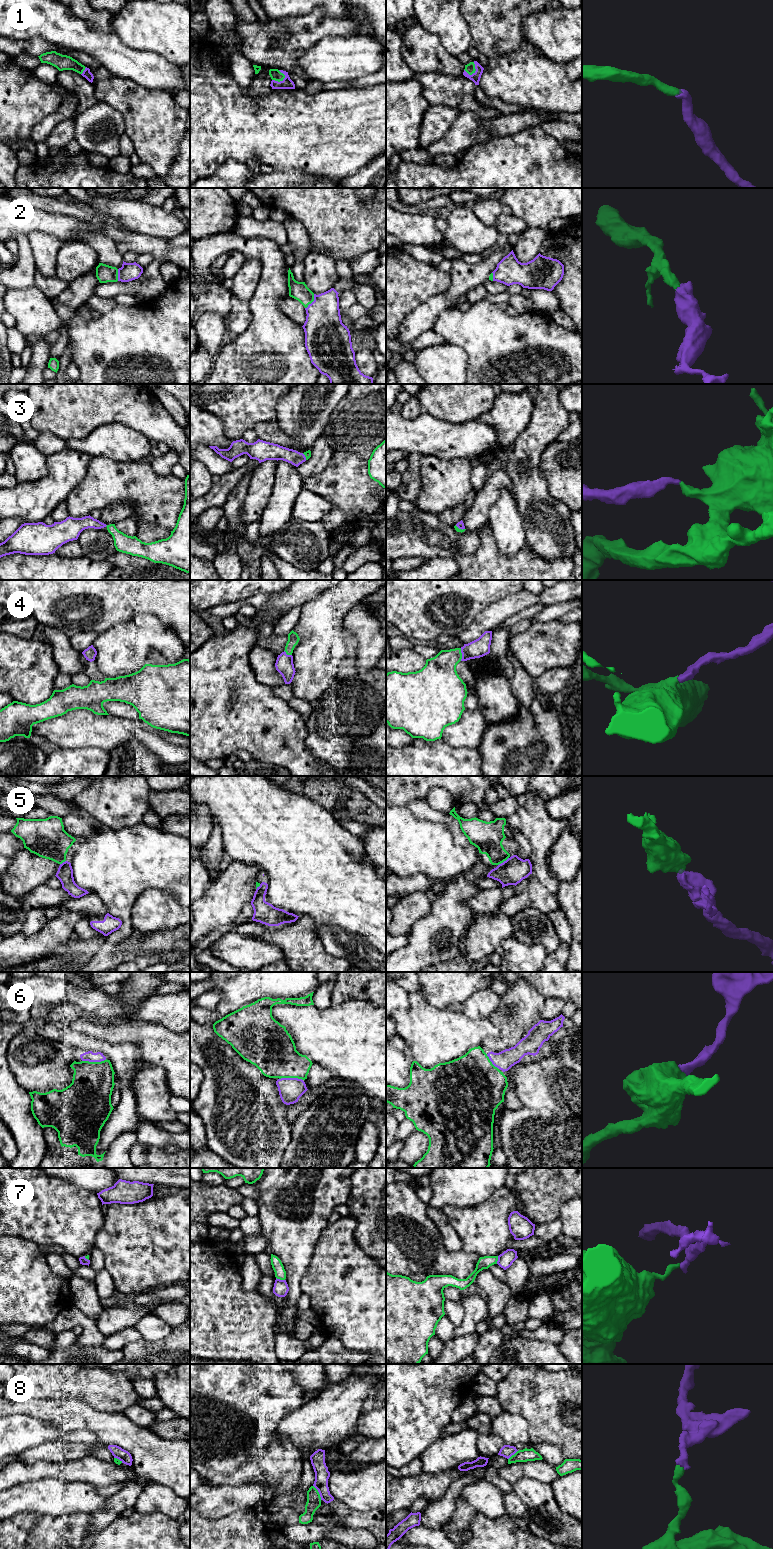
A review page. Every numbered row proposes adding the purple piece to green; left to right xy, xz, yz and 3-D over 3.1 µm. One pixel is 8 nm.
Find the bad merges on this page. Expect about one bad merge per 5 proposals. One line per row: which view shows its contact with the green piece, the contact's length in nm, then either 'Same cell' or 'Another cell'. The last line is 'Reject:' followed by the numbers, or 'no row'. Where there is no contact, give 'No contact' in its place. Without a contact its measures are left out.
1: Touches green in xz. Shared border 120 nm. Same cell
2: Touches green in xz. Shared border 140 nm. Same cell
3: Touches green in yz. Shared border 90 nm. Same cell
4: Touches green in yz. Shared border 100 nm. Same cell
5: Touches green in yz. Shared border 110 nm. Same cell
6: Touches green in xy. Shared border 200 nm. Same cell
7: Touches green in xz. Shared border 80 nm. Another cell
8: Touches green in xz. Shared border 140 nm. Another cell
Reject: 7, 8

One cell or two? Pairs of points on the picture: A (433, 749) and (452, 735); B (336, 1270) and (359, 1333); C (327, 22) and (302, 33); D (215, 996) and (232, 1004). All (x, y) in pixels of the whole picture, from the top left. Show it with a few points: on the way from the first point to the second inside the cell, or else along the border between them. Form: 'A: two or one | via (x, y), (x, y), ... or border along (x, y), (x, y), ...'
A: two | border along (441, 738), (453, 747), (467, 747)
B: one | via (345, 1286), (359, 1302), (359, 1317)
C: one | via (321, 25), (314, 26), (308, 32)
D: two | border along (222, 992), (222, 997), (214, 1008), (200, 1007)

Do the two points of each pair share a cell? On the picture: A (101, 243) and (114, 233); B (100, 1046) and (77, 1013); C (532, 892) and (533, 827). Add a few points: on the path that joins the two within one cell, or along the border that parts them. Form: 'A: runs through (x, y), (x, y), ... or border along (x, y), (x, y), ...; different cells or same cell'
A: border along (86, 231), (108, 235), (117, 244); different cells
B: runs through (88, 1042), (78, 1040), (67, 1029), (67, 1024); same cell
C: border along (532, 875), (550, 890); different cells

